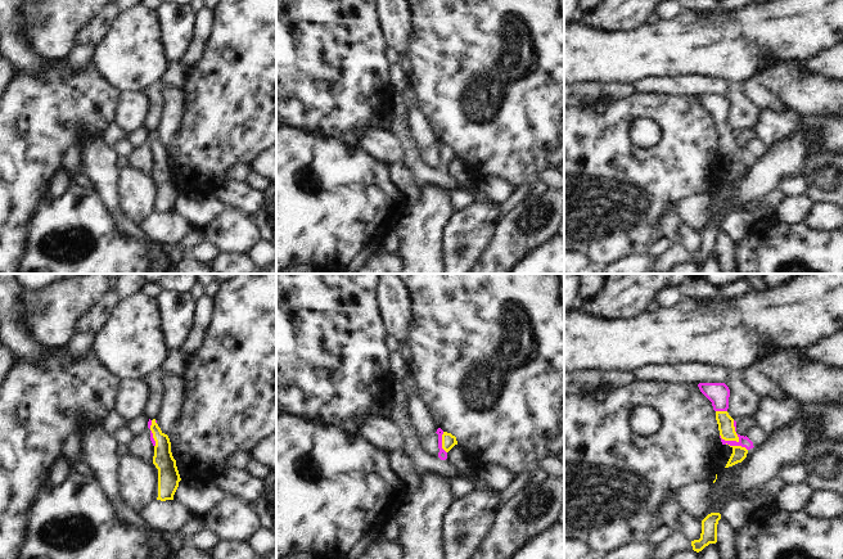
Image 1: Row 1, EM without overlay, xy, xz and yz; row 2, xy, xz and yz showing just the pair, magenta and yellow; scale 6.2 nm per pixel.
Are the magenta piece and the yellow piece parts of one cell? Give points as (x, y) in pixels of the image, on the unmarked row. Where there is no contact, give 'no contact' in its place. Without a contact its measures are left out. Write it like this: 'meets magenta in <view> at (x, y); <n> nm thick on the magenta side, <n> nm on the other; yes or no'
meets magenta in yz at (731, 153); 70 nm thick on the magenta side, 100 nm on the other; yes

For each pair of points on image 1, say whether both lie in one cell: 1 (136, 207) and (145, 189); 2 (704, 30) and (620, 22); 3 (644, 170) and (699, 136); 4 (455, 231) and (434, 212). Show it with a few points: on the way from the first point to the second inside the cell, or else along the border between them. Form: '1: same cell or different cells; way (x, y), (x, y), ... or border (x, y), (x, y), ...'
1: same cell; way (138, 203), (141, 193)
2: different cells; border (645, 22), (632, 30), (612, 32)
3: same cell; way (658, 170), (662, 170), (685, 147)
4: different cells; border (456, 212), (446, 226), (445, 253)

